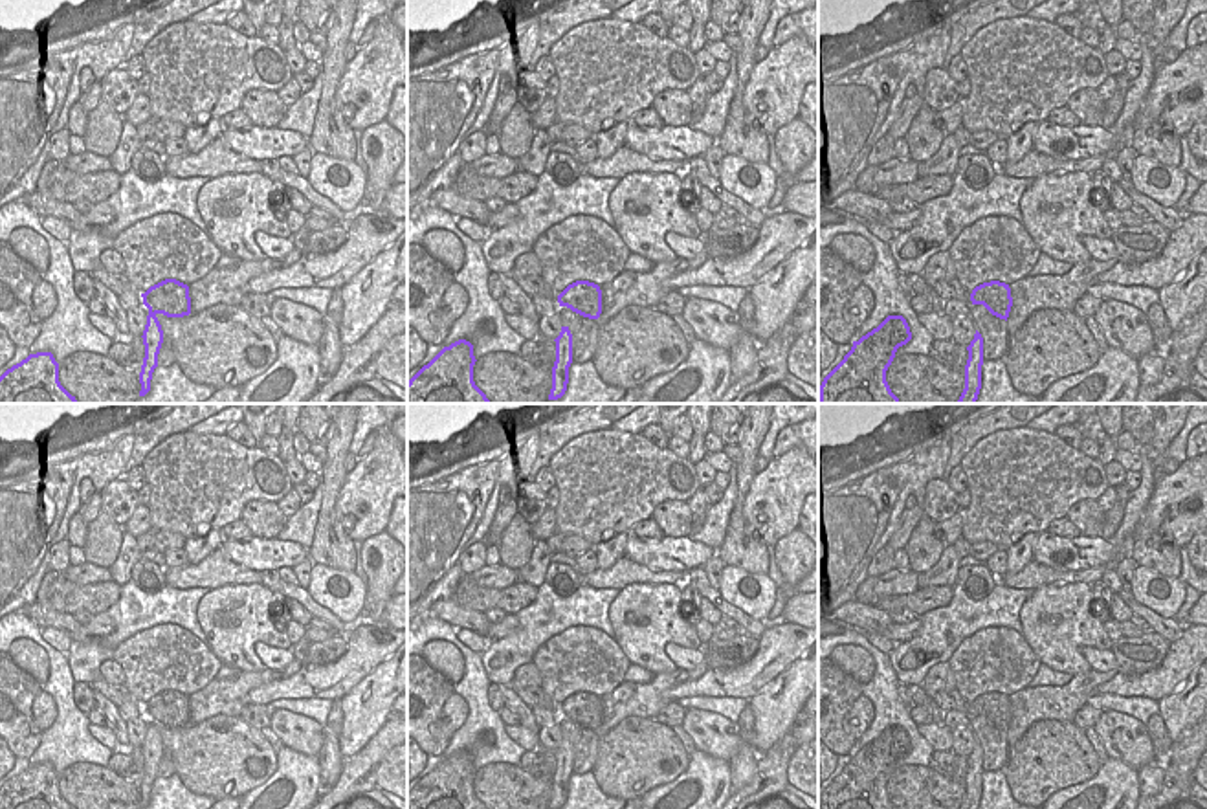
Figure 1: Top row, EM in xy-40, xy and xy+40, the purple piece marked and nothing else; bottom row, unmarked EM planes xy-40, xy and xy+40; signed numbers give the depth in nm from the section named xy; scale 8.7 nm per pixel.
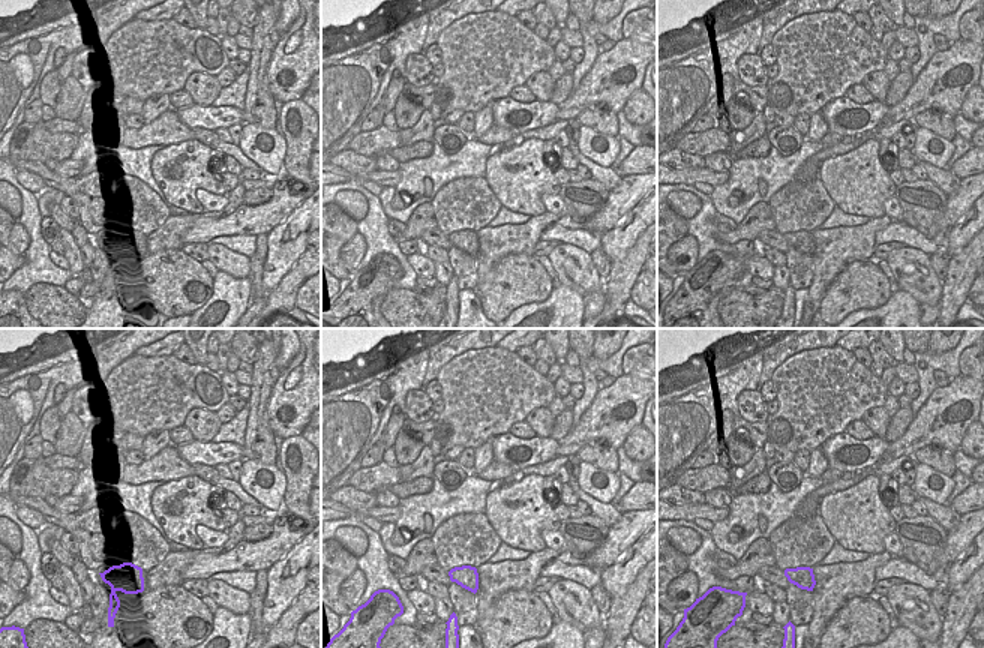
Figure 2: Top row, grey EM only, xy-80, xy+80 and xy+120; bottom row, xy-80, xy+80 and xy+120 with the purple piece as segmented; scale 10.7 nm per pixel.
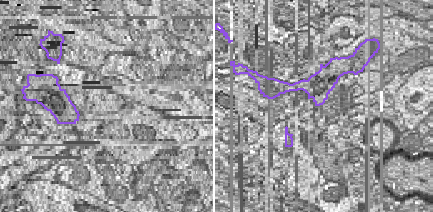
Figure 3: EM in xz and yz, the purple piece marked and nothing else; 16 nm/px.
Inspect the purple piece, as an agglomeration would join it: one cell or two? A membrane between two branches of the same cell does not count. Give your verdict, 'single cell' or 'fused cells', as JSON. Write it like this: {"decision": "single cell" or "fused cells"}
{"decision": "fused cells"}

